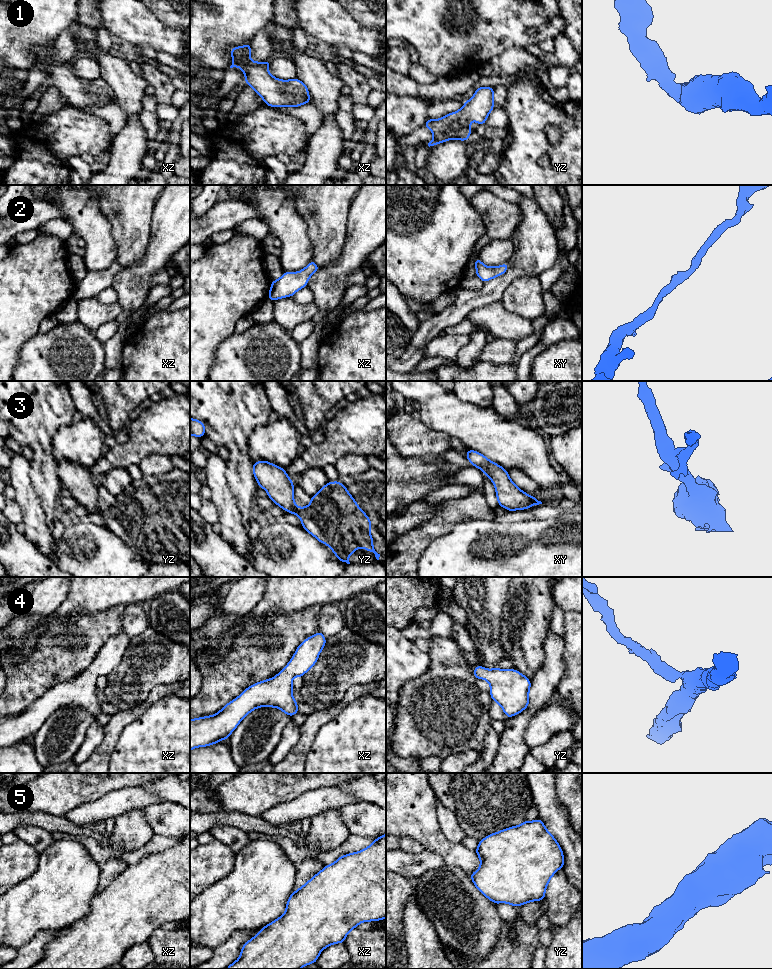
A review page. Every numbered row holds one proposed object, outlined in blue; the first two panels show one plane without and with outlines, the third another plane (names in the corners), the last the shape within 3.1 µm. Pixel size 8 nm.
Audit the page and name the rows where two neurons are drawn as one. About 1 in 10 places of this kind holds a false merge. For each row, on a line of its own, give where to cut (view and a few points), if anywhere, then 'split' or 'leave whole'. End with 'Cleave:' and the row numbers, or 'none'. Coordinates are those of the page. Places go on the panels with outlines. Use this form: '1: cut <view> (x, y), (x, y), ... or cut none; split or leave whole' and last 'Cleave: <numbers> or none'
1: cut none; leave whole
2: cut none; leave whole
3: cut none; leave whole
4: cut none; leave whole
5: cut none; leave whole
Cleave: none

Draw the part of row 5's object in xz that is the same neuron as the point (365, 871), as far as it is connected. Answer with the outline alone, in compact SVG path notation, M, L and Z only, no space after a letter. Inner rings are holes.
M386 833L359 852L343 855L314 875L290 895L285 912L241 948L240 957L226 969L301 969L316 963L320 953L333 944L344 943L348 933L362 922L386 918Z

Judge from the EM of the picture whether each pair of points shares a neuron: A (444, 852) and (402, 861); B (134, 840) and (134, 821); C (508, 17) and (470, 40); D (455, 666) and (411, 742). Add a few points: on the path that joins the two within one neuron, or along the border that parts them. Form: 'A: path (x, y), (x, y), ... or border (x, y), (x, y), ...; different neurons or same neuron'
A: border (424, 849), (436, 853), (445, 864); different neurons
B: path (134, 835), (134, 826); same neuron
C: path (499, 17), (479, 31); same neuron
D: path (448, 685), (446, 695), (423, 723); same neuron

